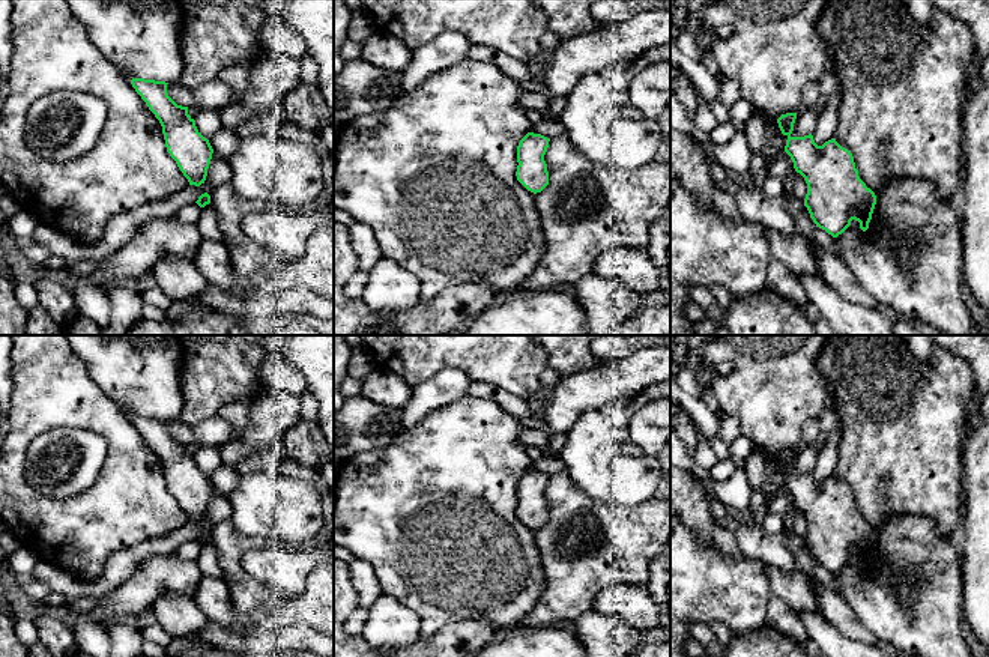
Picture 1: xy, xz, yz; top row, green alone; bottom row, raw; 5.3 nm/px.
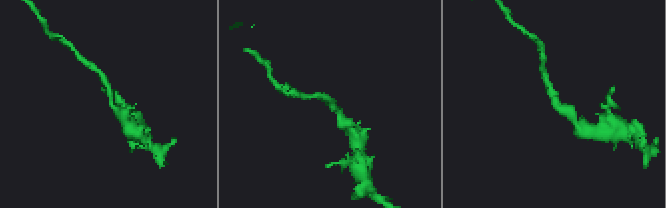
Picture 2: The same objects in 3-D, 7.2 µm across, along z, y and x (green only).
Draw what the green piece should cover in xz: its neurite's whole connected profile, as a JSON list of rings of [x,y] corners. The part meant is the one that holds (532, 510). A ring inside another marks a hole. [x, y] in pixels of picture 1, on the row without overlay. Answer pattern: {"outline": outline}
{"outline": [[[528,469],[517,483],[517,517],[531,529],[541,529],[549,522],[544,498],[550,475]]]}

